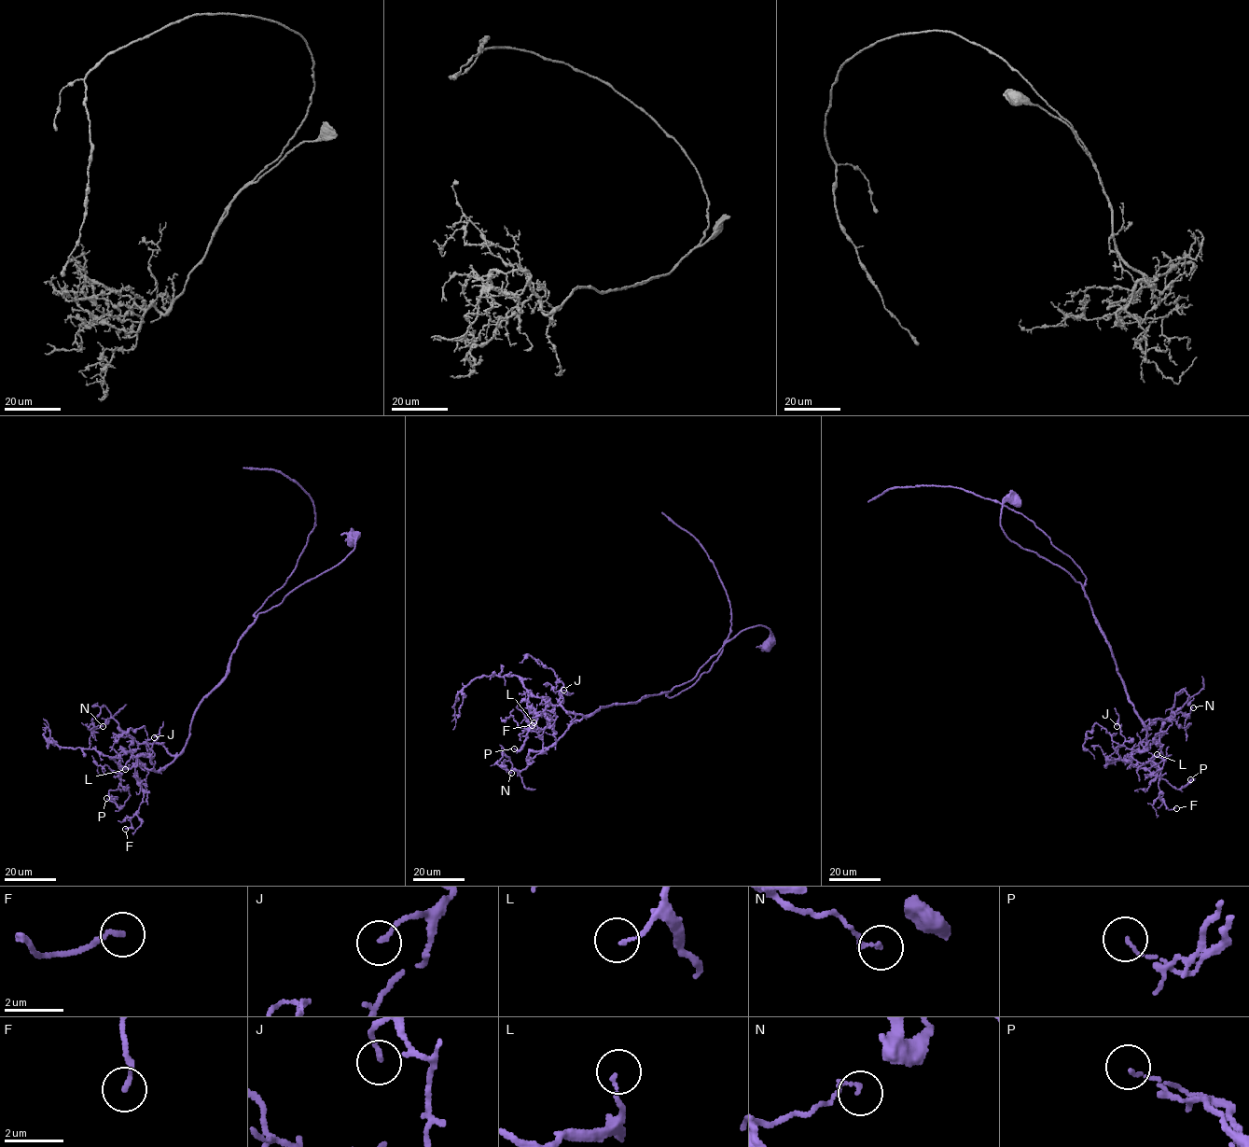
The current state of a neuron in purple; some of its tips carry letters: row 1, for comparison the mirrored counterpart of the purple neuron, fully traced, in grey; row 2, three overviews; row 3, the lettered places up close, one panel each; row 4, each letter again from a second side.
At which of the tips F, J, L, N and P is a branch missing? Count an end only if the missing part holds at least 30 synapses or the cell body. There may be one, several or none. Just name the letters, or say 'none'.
none

